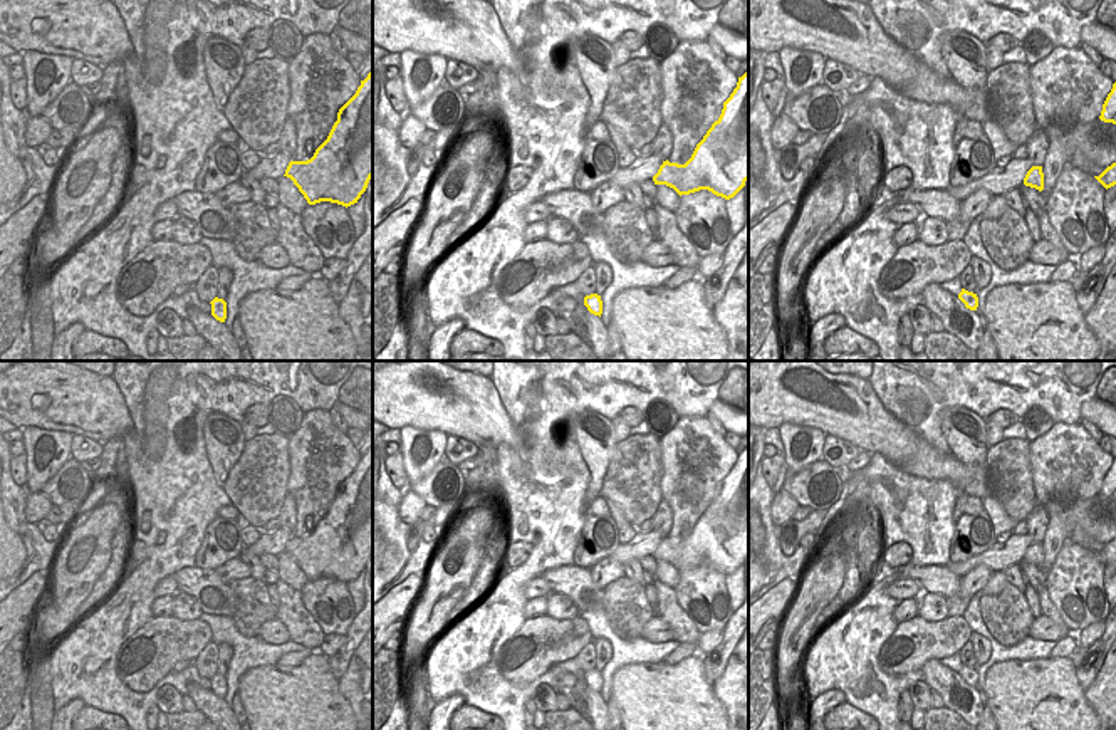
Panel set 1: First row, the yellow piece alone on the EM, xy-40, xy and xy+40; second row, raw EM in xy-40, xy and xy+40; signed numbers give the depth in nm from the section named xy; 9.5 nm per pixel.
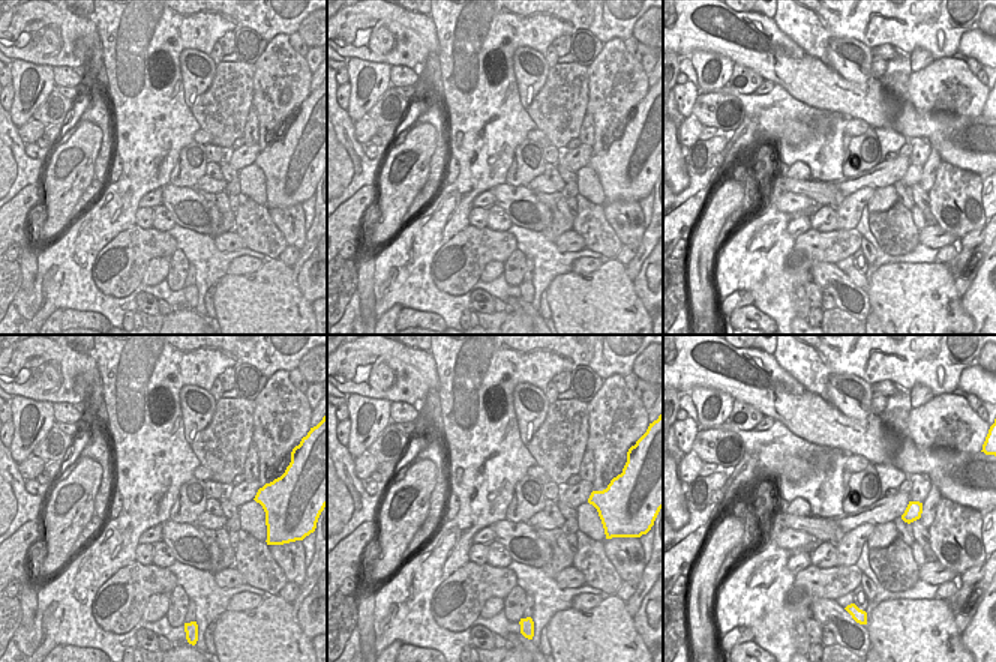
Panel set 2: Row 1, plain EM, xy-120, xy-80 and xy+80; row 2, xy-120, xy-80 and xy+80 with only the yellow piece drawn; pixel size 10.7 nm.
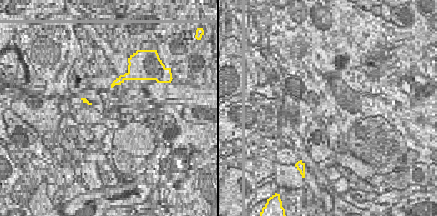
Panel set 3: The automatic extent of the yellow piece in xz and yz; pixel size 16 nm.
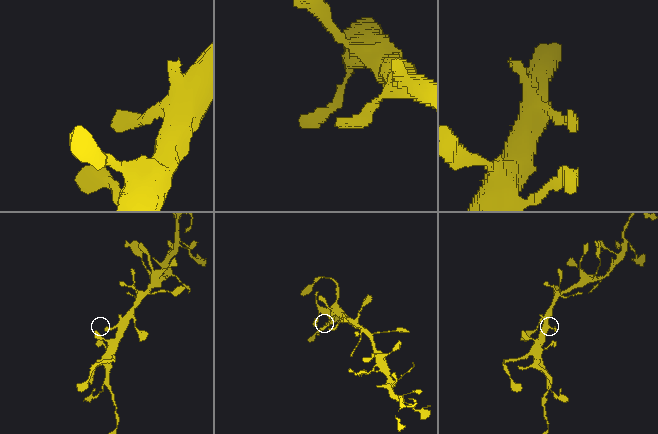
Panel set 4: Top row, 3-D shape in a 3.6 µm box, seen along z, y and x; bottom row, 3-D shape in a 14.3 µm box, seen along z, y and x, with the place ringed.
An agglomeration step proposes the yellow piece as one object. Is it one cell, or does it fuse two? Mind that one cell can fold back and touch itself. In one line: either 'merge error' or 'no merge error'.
no merge error

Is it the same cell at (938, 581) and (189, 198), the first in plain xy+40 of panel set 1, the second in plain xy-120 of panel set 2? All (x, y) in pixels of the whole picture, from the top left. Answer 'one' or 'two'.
one

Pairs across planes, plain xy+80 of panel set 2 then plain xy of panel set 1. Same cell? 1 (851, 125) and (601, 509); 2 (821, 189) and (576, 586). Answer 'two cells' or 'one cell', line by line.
1: one cell
2: one cell

